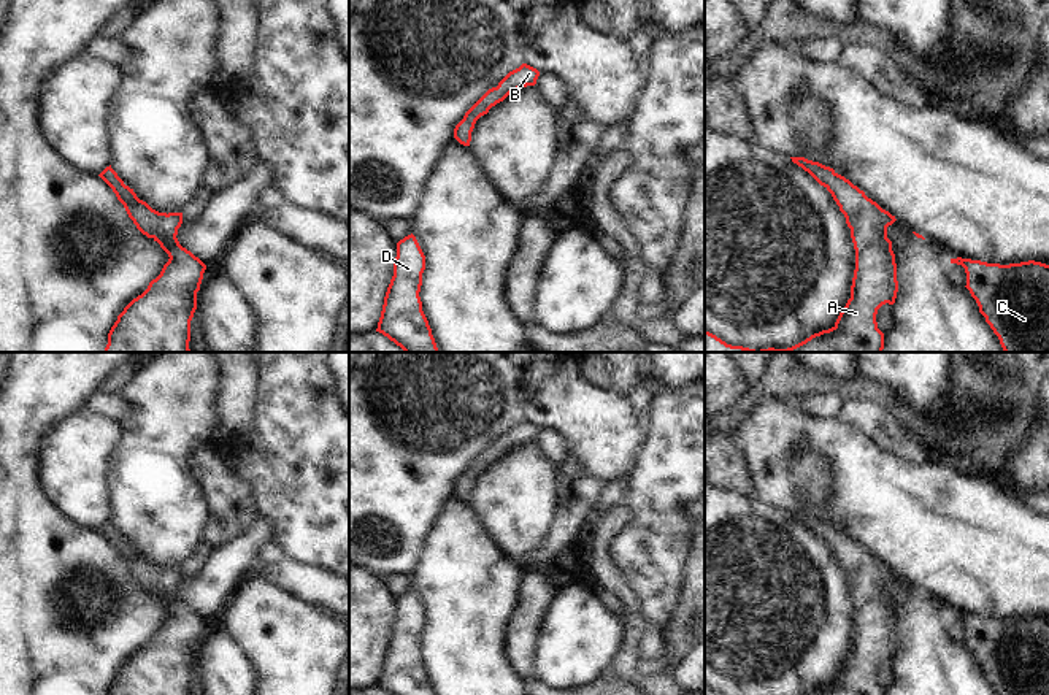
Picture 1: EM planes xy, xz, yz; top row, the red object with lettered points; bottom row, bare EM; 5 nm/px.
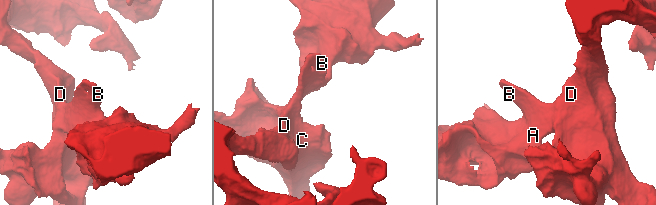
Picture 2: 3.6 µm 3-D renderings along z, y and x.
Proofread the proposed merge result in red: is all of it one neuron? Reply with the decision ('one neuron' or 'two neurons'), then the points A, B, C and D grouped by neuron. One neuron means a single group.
one neuron | A B C D

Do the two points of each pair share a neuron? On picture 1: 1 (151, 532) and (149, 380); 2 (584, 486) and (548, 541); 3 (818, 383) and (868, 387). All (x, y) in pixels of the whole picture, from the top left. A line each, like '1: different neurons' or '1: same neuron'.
1: same neuron
2: same neuron
3: same neuron

